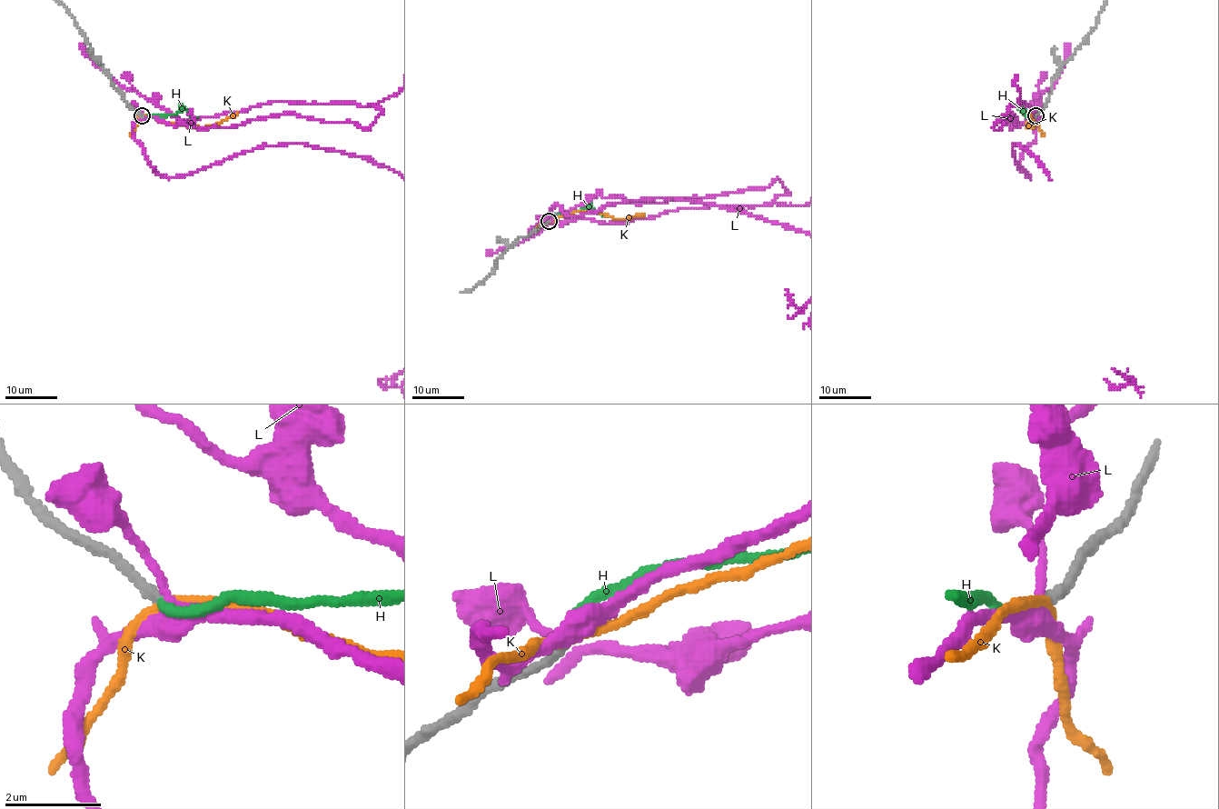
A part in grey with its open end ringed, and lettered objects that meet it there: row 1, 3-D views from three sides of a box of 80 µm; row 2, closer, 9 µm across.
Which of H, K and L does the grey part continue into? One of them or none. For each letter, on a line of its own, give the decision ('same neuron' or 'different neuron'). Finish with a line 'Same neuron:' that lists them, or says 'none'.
H: same neuron
K: different neuron
L: different neuron
Same neuron: H

